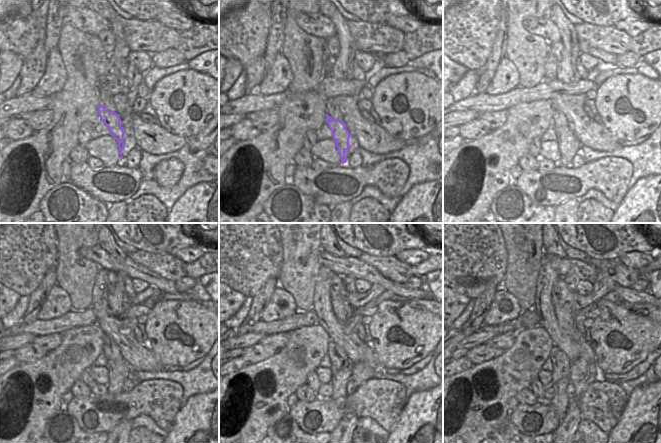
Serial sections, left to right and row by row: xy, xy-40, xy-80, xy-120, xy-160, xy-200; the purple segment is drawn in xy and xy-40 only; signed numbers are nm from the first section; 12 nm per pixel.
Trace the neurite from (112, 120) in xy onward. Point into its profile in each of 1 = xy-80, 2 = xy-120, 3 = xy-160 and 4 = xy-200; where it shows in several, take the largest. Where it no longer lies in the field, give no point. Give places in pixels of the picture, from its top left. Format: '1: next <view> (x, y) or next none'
1: next xy-80 (565, 137)
2: next xy-120 (115, 368)
3: next xy-160 (339, 381)
4: next xy-200 (559, 403)

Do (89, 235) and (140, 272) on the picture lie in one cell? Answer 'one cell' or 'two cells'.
two cells

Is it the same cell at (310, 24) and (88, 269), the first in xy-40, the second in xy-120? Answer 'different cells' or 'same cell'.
different cells

